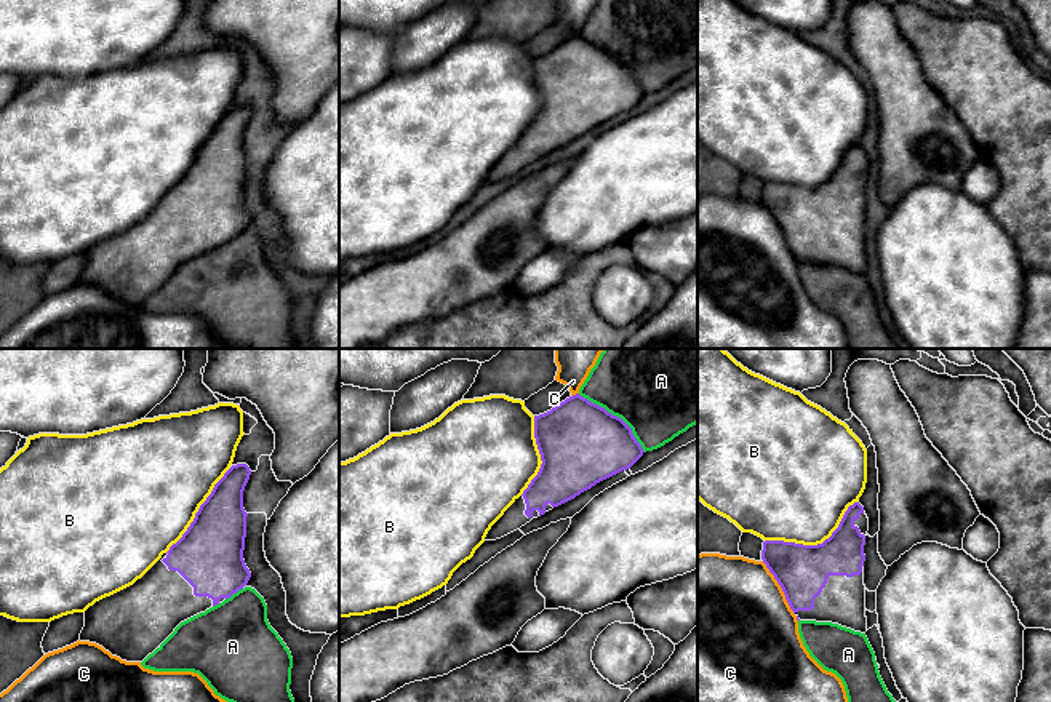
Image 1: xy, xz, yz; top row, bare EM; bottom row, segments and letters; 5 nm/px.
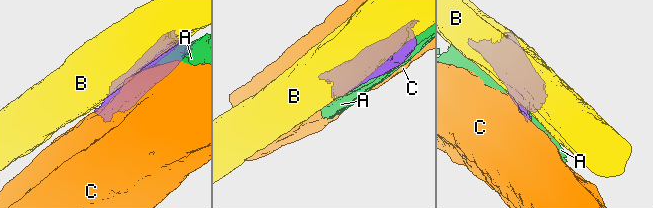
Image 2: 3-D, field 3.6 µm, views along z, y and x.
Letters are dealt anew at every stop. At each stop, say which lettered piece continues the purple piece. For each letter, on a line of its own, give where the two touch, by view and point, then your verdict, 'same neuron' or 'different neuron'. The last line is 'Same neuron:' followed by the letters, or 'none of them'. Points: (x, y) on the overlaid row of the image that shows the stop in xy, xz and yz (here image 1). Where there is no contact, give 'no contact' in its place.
A: xz (616, 416) | different neuron
B: yz (818, 544) | different neuron
C: yz (783, 590) | different neuron
Same neuron: none of them

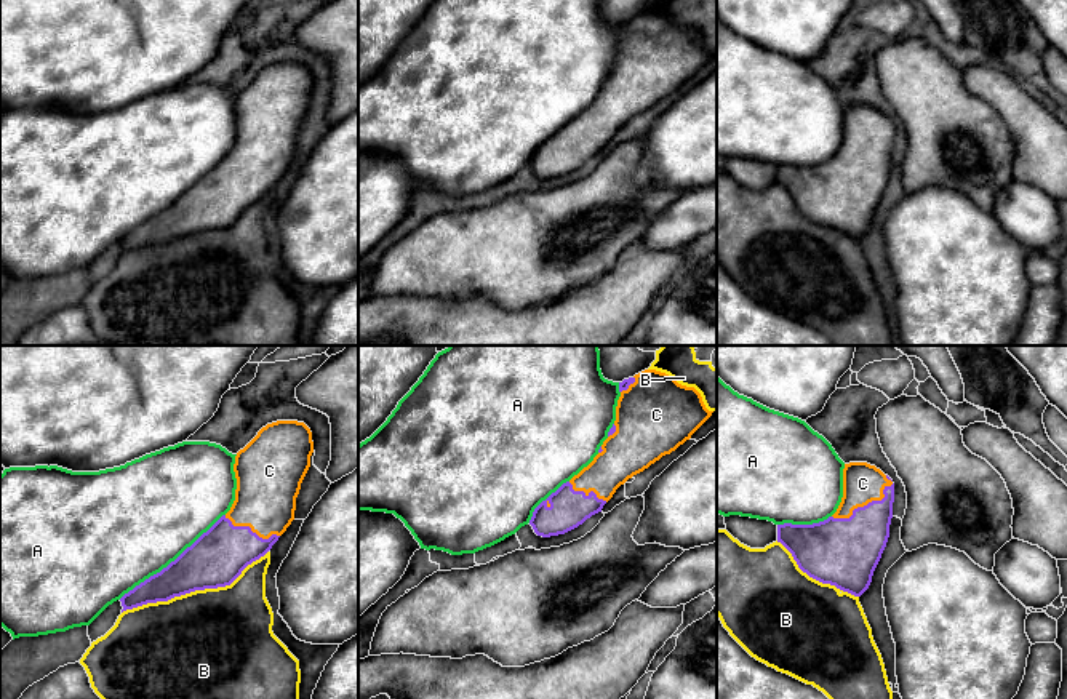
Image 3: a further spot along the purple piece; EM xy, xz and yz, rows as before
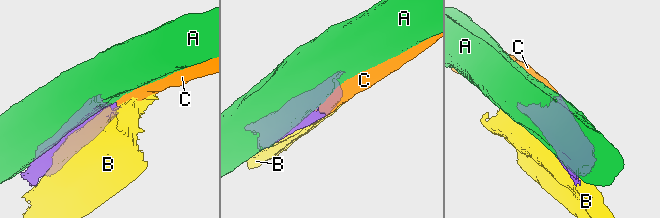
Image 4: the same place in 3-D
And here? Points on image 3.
A: xy (171, 562) | different neuron
B: xy (194, 591) | different neuron
C: yz (867, 504) | same neuron
Same neuron: C

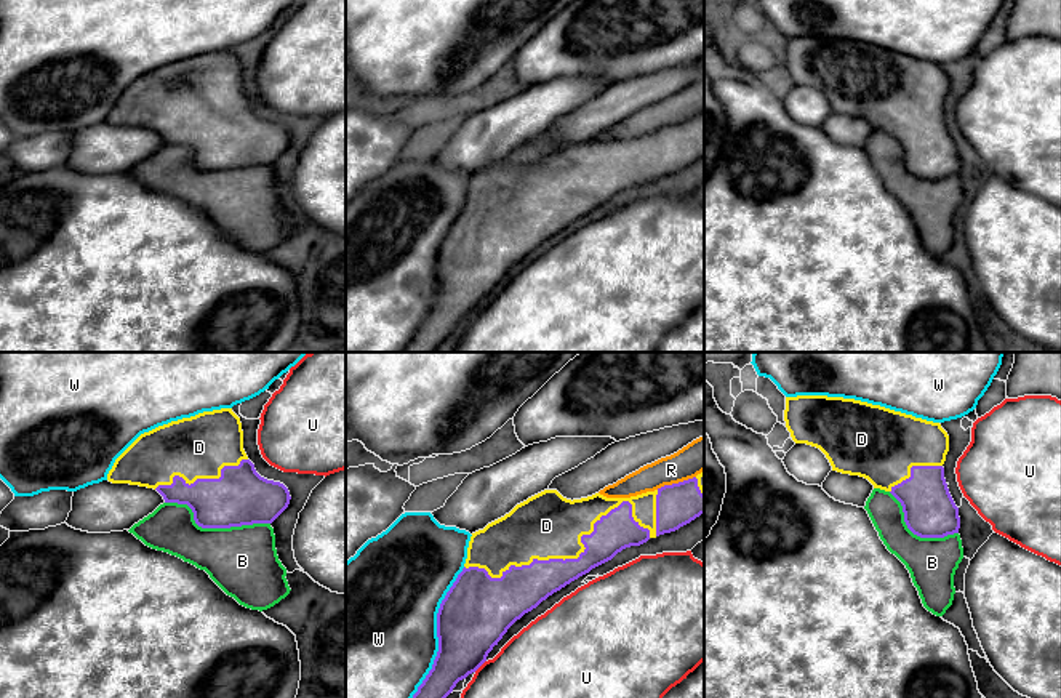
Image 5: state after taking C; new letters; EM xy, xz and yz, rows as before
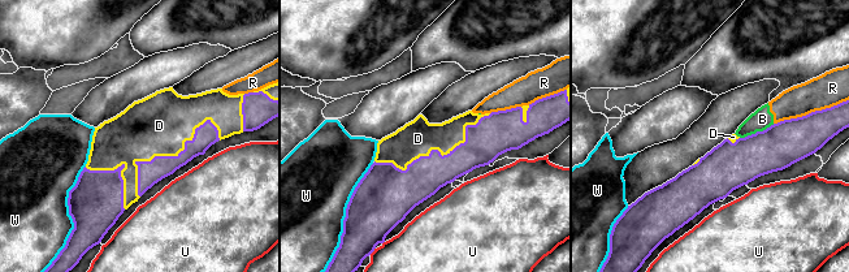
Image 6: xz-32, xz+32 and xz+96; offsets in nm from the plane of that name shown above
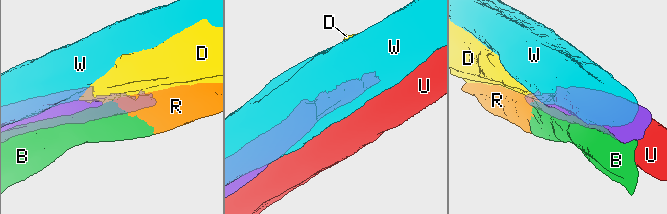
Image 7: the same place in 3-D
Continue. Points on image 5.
B: xy (213, 527) | different neuron
D: xz (573, 559) | same neuron
R: xz (676, 484) | different neuron
U: xz (479, 666) | different neuron
W: xz (437, 633) | different neuron
Same neuron: D

